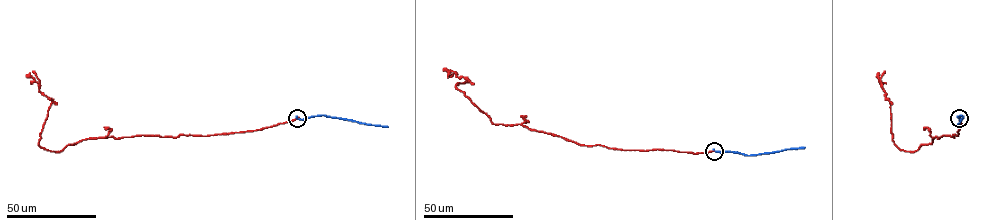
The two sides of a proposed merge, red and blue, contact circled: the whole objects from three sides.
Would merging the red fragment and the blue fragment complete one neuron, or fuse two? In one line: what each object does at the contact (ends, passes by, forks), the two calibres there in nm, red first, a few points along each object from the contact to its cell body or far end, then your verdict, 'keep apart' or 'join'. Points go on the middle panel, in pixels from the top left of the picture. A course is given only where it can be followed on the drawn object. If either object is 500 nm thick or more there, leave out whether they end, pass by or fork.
red ends; blue passes by; calibres 280 and 240 nm; course red (713, 151), (588, 146), (520, 124), (496, 124), (455, 87), (469, 80), (456, 72), (449, 77); course blue (713, 151), (750, 155), (805, 147); keep apart

